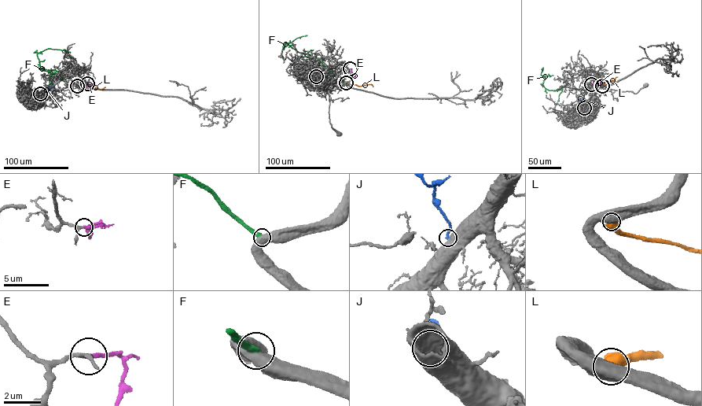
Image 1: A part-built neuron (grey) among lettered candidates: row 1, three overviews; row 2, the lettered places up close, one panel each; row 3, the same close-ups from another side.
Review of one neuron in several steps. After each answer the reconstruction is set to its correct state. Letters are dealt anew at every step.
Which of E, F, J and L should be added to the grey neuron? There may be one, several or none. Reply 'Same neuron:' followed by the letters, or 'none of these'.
Same neuron: E

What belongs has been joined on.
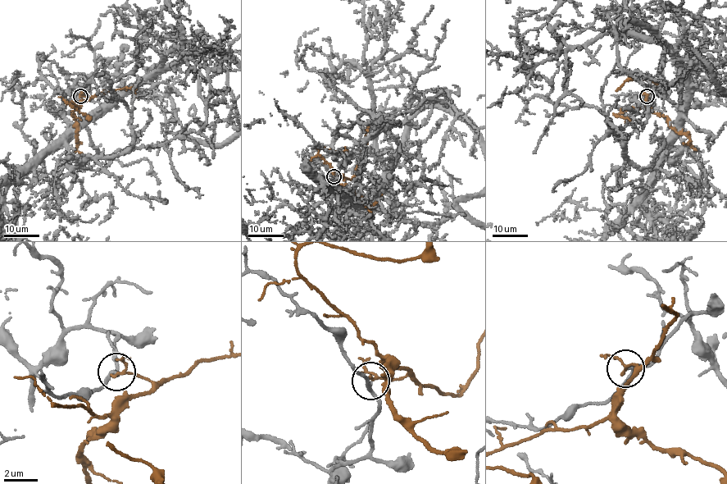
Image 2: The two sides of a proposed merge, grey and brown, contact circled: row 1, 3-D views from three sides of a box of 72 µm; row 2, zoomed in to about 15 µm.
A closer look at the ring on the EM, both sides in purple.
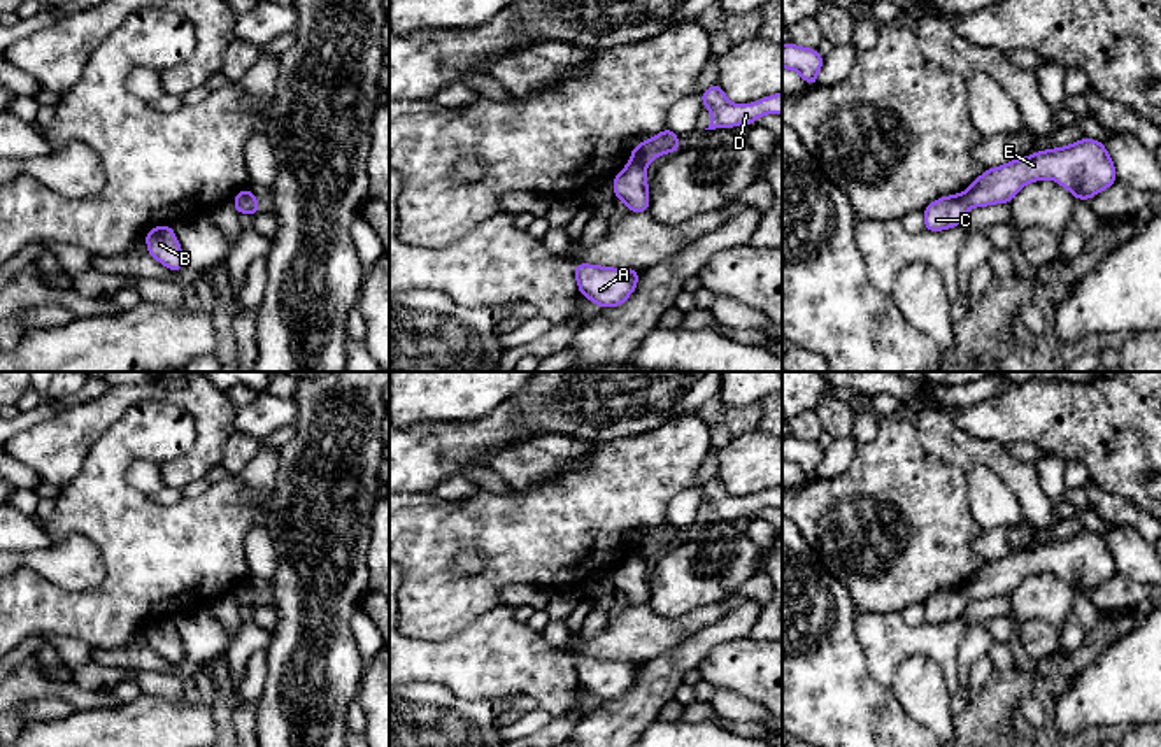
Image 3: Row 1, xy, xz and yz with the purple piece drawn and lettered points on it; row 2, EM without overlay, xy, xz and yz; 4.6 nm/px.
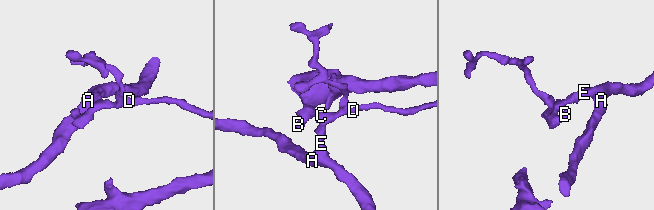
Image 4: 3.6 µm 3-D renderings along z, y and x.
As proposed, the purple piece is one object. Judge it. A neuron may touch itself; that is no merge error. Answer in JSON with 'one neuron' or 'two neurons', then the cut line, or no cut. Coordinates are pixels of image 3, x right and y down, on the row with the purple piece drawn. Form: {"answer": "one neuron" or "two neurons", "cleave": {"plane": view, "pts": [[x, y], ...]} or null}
{"answer": "two neurons", "cleave": {"plane": "xz", "pts": [[630, 162], [644, 167]]}}

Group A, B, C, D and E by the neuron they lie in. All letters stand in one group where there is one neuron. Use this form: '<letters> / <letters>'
A E / B C D

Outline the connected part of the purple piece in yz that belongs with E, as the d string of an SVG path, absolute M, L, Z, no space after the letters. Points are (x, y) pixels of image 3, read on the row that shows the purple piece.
M1080 139L1075 144L1036 151L1028 158L986 170L968 188L972 207L1007 203L1019 189L1040 179L1052 179L1077 200L1089 200L1117 181L1114 161L1100 140Z

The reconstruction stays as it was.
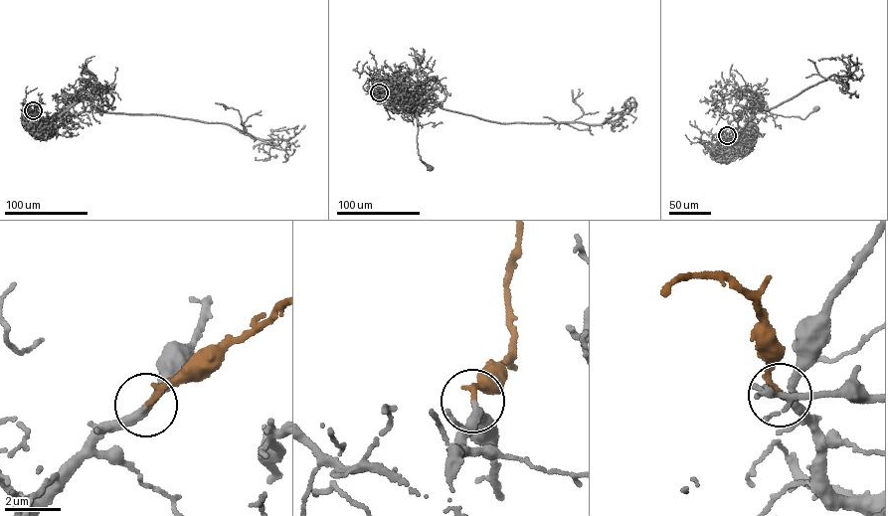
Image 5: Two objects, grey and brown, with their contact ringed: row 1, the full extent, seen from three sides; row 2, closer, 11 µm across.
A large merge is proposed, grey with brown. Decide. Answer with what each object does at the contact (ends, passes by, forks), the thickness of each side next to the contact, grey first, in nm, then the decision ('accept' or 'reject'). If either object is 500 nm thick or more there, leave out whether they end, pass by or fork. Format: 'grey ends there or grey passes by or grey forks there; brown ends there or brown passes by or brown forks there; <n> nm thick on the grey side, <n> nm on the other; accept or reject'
grey passes by; brown ends there; 260 nm thick on the grey side, 200 nm on the other; accept

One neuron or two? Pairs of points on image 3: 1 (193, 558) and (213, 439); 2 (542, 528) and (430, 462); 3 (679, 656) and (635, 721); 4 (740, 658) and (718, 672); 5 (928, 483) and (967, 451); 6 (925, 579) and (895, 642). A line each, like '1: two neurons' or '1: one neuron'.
1: two neurons
2: two neurons
3: one neuron
4: one neuron
5: two neurons
6: two neurons

